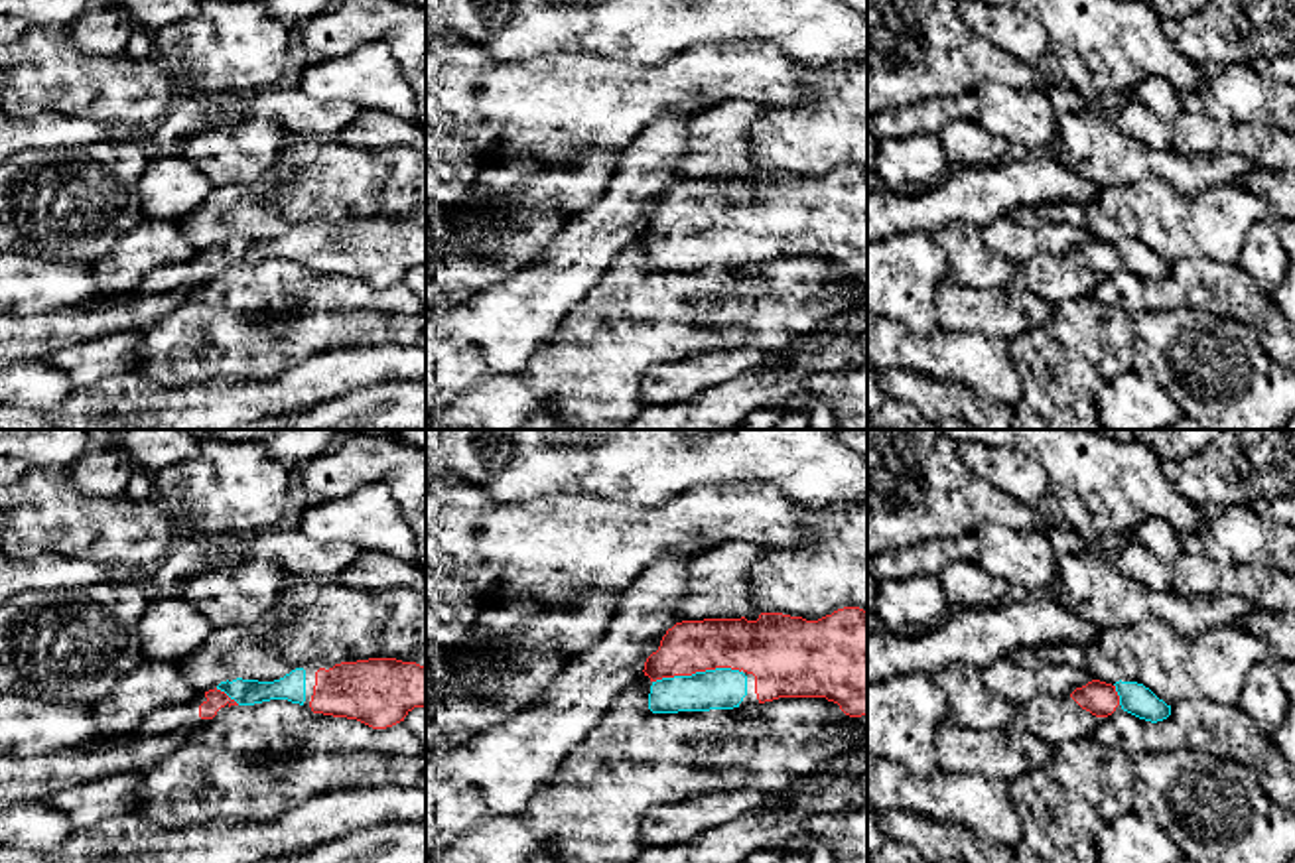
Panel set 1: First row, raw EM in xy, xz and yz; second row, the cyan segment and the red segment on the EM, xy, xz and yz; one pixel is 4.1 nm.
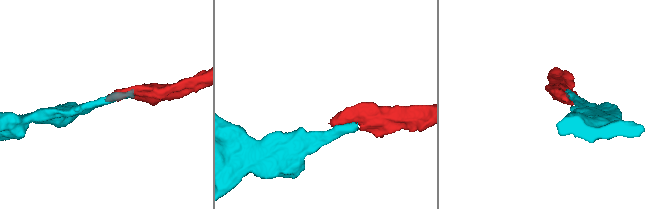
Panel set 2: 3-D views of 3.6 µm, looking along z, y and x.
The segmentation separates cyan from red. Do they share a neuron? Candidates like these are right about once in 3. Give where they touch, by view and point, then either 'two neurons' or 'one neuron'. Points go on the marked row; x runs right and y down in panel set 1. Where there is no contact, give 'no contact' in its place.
xz (696, 672) | one neuron

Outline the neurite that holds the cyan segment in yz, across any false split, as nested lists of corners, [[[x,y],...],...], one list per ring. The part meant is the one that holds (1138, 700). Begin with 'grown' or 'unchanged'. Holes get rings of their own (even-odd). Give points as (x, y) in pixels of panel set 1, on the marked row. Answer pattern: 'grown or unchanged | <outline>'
grown | [[[1092,680],[1082,688],[1076,688],[1070,697],[1096,717],[1108,717],[1120,705],[1124,711],[1157,723],[1171,715],[1171,705],[1159,699],[1149,688],[1137,682],[1106,684]]]

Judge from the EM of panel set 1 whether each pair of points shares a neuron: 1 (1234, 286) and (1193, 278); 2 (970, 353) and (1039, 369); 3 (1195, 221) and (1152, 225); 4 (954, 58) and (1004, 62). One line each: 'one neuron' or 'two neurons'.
1: one neuron
2: two neurons
3: one neuron
4: one neuron

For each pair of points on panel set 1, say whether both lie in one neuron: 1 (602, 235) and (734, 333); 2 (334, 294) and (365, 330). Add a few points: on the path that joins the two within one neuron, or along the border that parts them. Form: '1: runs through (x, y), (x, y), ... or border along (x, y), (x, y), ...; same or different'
1: border along (635, 237), (608, 270); different
2: border along (304, 308), (381, 310), (395, 316); different

